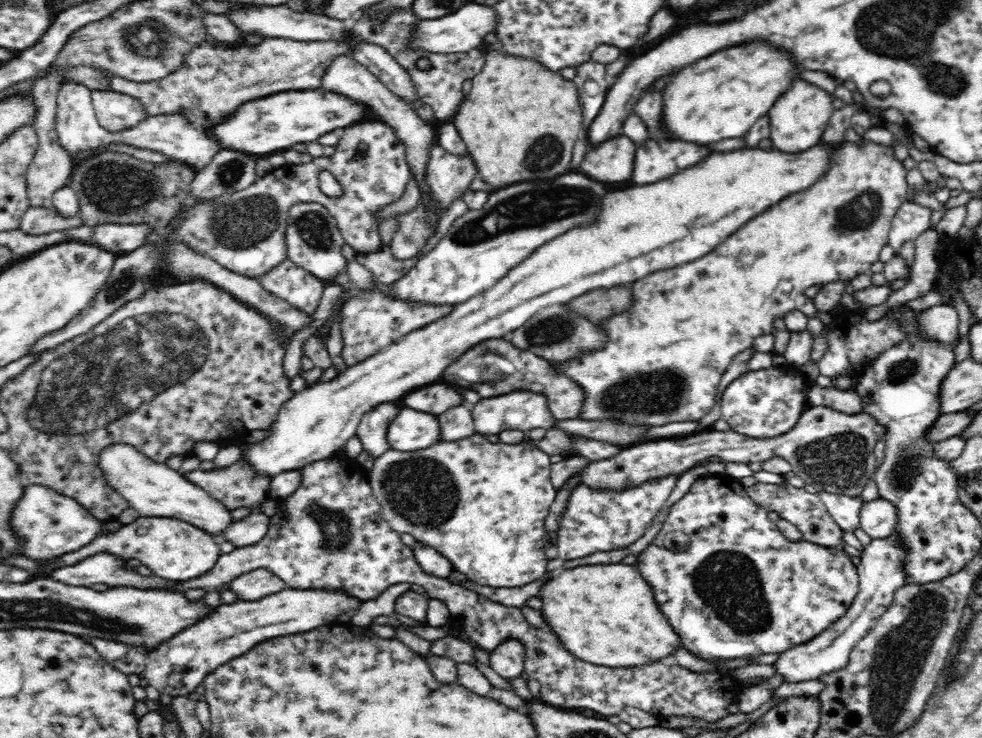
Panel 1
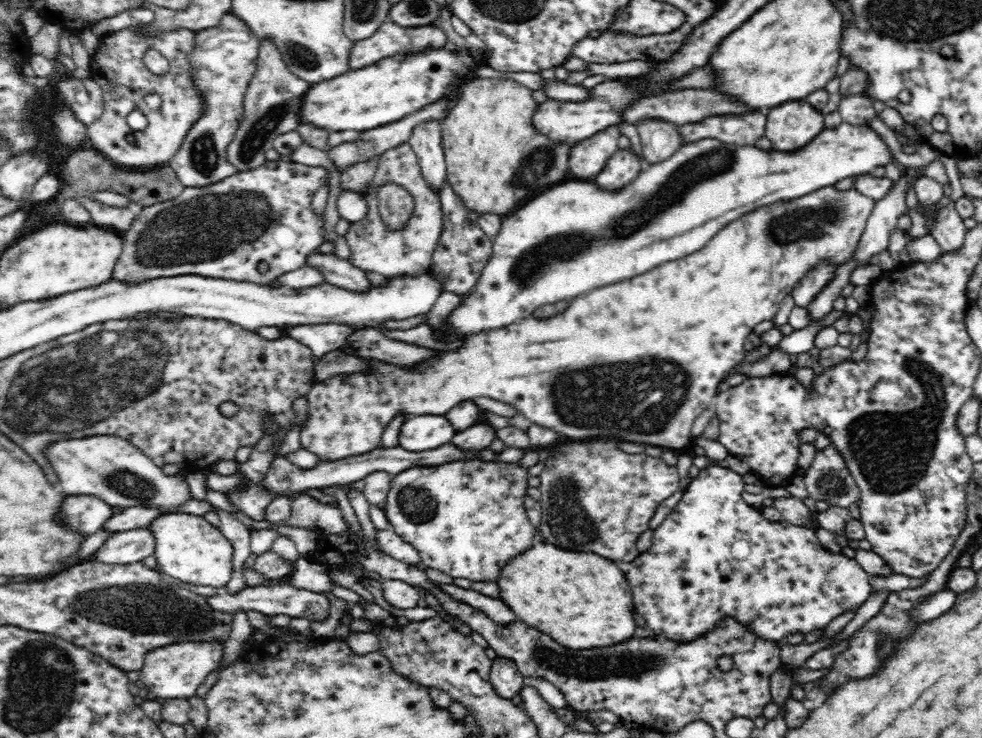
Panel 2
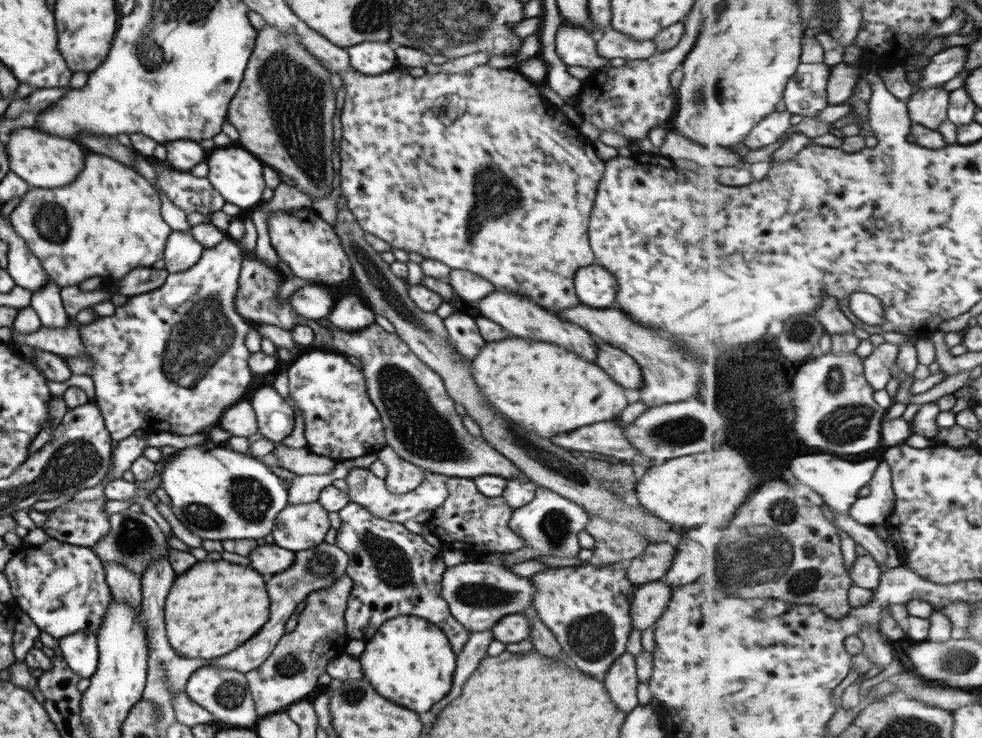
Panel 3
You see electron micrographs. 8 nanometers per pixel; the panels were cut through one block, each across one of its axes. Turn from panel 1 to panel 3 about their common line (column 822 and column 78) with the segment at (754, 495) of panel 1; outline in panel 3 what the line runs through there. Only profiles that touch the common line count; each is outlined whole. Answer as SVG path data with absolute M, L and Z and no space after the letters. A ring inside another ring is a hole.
M105 496L91 502L71 499L50 511L42 529L56 540L74 546L93 547L110 528L106 501Z

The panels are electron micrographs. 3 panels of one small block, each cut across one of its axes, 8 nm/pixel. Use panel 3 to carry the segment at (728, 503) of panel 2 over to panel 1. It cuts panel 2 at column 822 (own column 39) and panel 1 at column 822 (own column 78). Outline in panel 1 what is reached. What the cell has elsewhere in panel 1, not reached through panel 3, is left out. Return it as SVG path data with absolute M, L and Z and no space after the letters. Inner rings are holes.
M708 474L693 483L689 491L670 506L669 514L663 522L661 530L655 536L653 543L637 555L636 565L646 583L654 588L654 596L658 600L662 612L668 616L672 628L678 632L678 639L682 640L682 644L688 648L689 652L706 661L750 659L763 654L786 652L790 648L805 644L826 631L826 628L830 628L836 620L842 618L860 592L857 566L852 563L850 557L843 550L840 550L839 547L823 547L805 540L792 542L780 532L778 525L768 518L767 510L747 496L745 487L740 481L728 474Z

